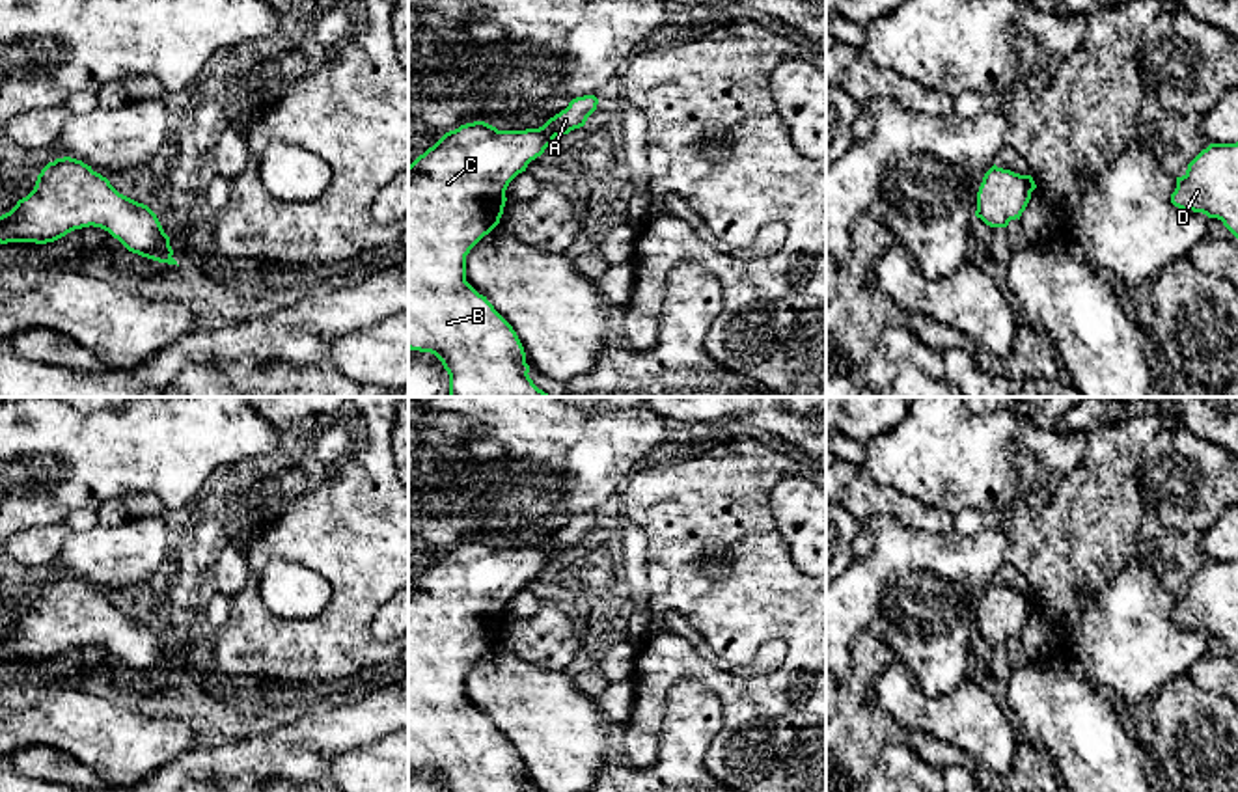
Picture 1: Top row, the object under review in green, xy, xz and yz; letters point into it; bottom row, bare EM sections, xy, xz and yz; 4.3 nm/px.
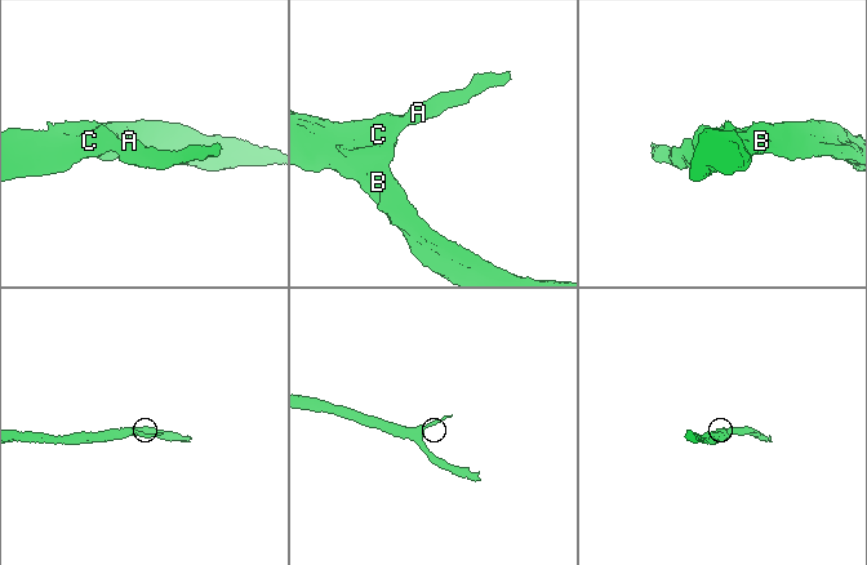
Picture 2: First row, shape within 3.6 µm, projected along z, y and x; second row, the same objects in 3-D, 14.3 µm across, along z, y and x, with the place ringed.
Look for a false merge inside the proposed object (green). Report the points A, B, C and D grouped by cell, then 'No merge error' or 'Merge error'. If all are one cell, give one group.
Groups: A B C D. No merge error

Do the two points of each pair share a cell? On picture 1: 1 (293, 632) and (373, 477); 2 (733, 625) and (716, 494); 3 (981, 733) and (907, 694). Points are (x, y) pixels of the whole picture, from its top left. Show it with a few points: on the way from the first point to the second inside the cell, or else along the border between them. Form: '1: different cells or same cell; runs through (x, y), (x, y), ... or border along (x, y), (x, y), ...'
1: same cell; runs through (338, 612), (358, 591), (364, 578), (364, 522)
2: same cell; runs through (748, 591), (748, 533), (742, 528), (735, 528)
3: same cell; runs through (962, 718), (944, 718), (925, 710)

